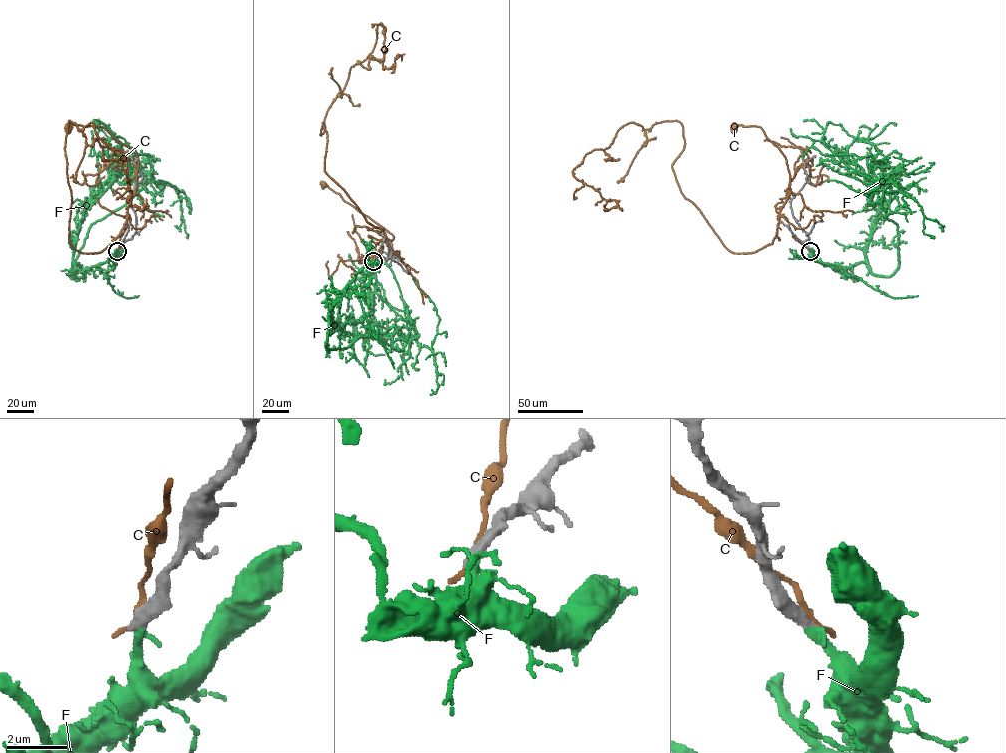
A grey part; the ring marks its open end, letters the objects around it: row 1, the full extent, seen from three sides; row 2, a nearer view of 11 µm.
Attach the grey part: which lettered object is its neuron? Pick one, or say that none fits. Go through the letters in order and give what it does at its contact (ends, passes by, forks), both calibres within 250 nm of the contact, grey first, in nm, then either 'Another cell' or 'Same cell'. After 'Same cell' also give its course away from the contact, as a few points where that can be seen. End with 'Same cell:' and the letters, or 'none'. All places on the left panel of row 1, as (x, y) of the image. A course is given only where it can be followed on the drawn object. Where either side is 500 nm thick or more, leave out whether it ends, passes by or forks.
C: It passes by. Thickness 440 nm (grey) against 180 nm. Another cell
F: It ends there. Thickness 400 nm (grey) against 320 nm. Another cell
Same cell: none

